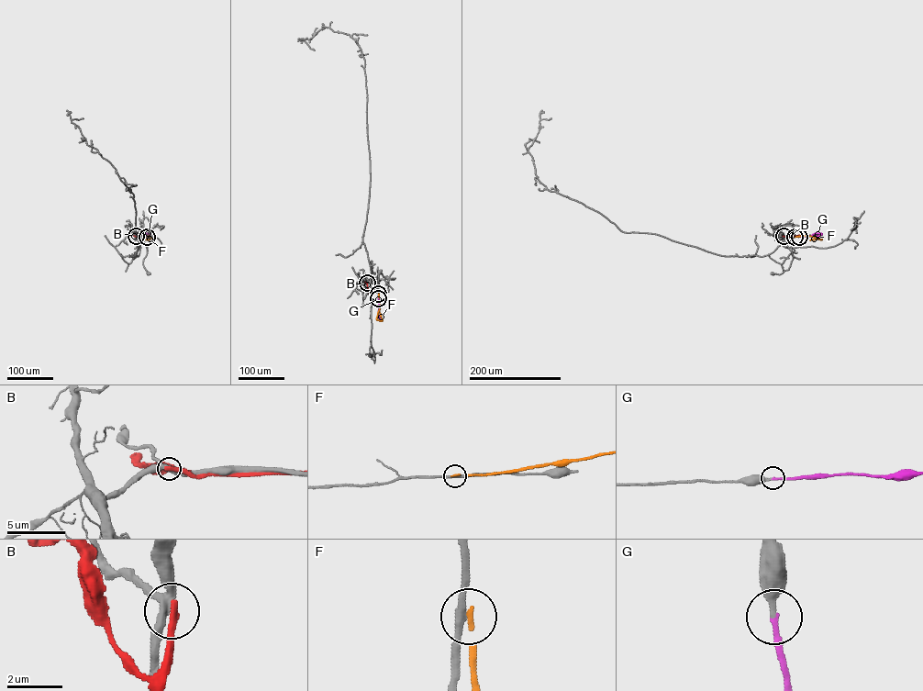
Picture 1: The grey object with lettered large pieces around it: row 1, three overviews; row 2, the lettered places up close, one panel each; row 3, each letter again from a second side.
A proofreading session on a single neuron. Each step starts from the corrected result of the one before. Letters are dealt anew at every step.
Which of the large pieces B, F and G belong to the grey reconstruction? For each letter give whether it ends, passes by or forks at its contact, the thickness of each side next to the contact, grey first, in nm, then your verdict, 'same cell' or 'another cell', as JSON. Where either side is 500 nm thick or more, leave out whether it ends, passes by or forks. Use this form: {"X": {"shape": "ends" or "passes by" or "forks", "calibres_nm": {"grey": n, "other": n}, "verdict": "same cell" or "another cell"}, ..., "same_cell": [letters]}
{"B": {"shape": "ends", "calibres_nm": {"grey": 320, "other": 340}, "verdict": "another cell"}, "F": {"shape": "ends", "calibres_nm": {"grey": 240, "other": 150}, "verdict": "another cell"}, "G": {"shape": "ends", "calibres_nm": {"grey": 320, "other": 200}, "verdict": "same cell"}, "same_cell": ["G"]}

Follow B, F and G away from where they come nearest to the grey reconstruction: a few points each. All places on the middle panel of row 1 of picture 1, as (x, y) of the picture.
B: (367, 283), (370, 303)
F: (378, 294), (381, 321), (376, 318), (379, 309)
G: (378, 298), (380, 315)

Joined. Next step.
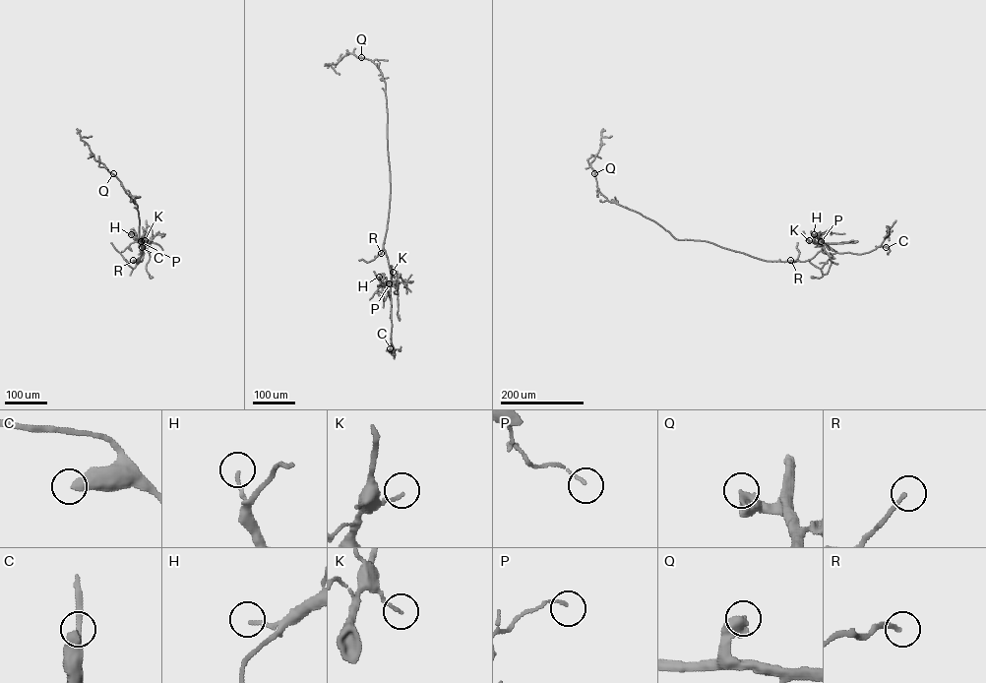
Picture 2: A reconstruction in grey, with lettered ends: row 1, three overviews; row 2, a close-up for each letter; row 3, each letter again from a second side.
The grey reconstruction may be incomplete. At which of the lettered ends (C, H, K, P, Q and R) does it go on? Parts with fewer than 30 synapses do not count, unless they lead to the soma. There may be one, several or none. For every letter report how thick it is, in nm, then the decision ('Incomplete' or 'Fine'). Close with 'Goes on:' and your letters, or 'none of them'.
C: Thickness 440 nm. Fine
H: Thickness 120 nm. Fine
K: Thickness 110 nm. Fine
P: Thickness 110 nm. Fine
Q: Thickness 600 nm. Fine
R: Thickness 150 nm. Fine
Goes on: none of them

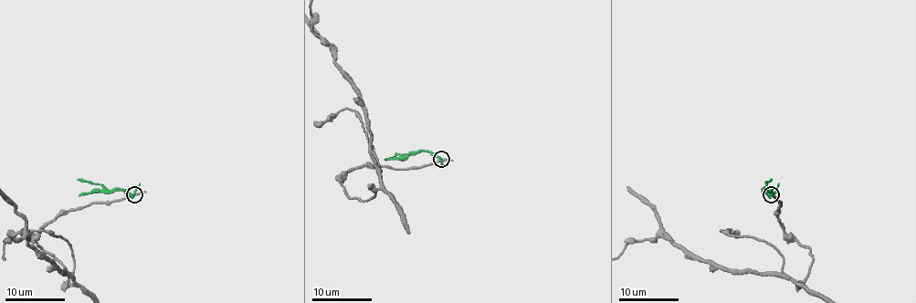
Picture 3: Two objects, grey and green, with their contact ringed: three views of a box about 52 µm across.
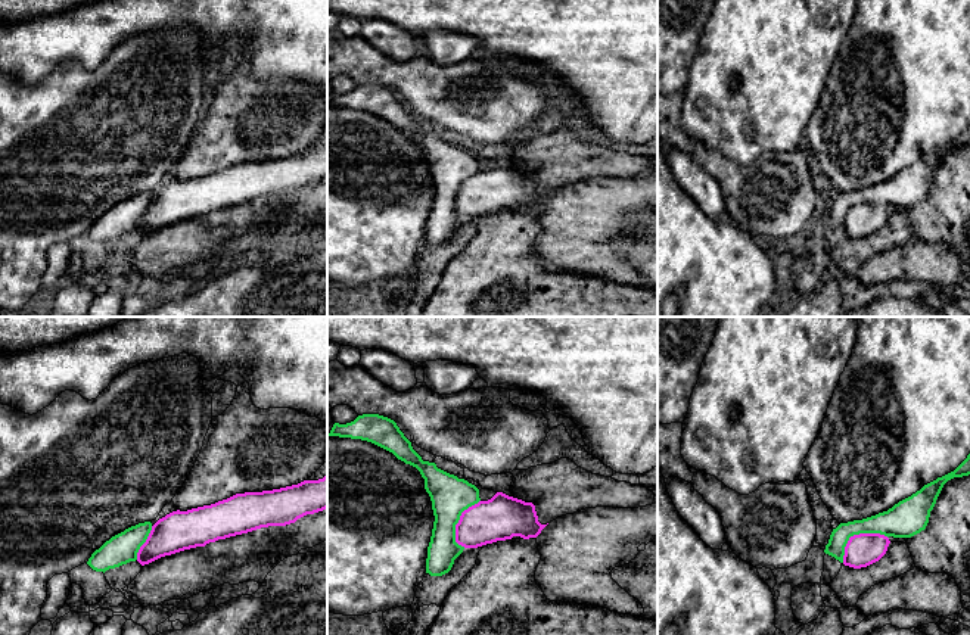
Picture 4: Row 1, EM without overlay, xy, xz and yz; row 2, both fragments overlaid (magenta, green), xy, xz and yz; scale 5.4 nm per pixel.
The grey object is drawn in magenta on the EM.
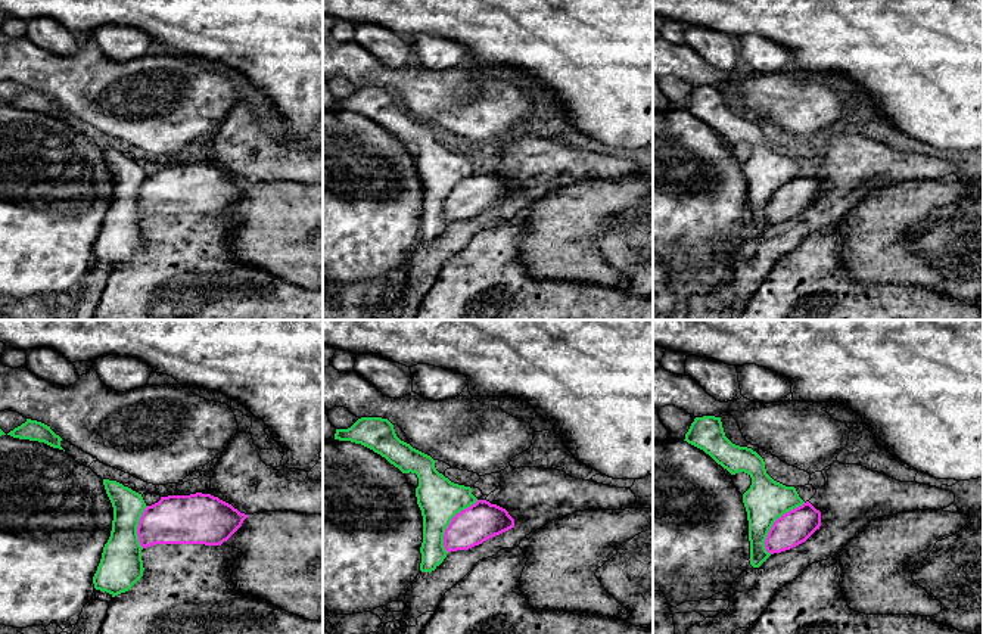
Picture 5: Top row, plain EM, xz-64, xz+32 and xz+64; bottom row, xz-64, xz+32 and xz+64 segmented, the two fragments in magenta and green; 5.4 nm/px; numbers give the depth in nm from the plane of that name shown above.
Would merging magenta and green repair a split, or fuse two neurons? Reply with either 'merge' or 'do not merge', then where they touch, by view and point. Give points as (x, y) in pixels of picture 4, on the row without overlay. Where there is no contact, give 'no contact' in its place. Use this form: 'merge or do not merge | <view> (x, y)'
do not merge | yz (857, 205)

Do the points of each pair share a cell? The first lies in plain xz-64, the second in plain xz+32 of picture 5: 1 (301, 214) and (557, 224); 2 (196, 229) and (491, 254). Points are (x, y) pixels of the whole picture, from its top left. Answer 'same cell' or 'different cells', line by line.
1: same cell
2: same cell

